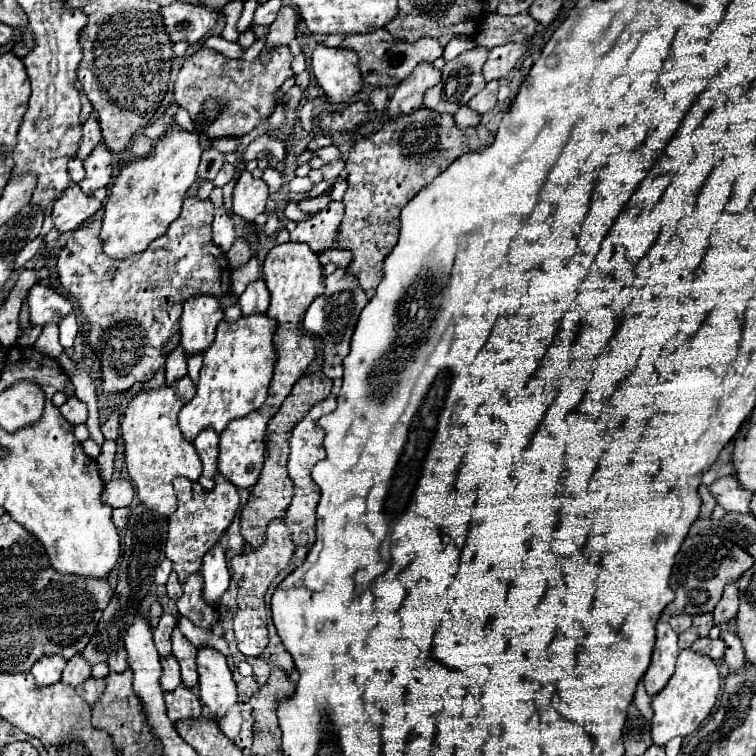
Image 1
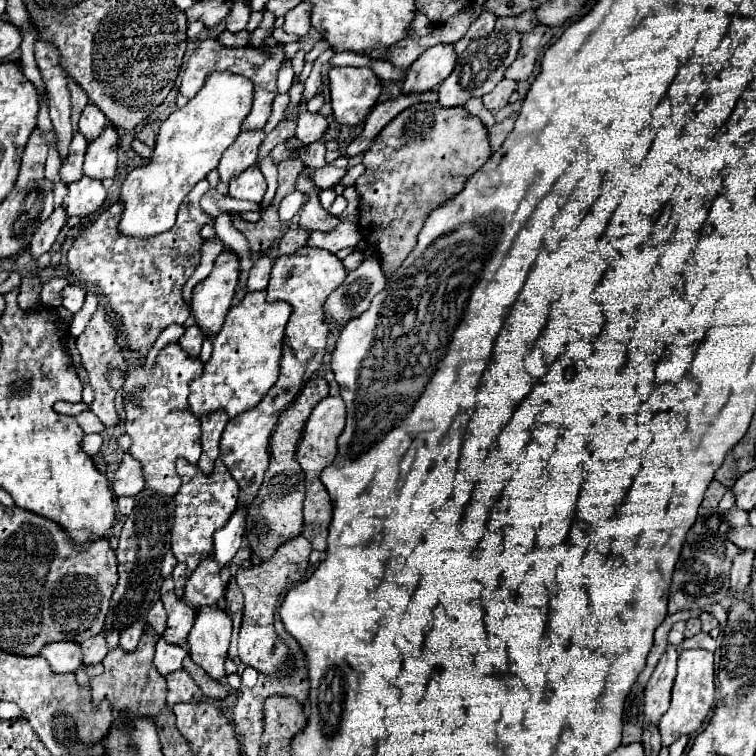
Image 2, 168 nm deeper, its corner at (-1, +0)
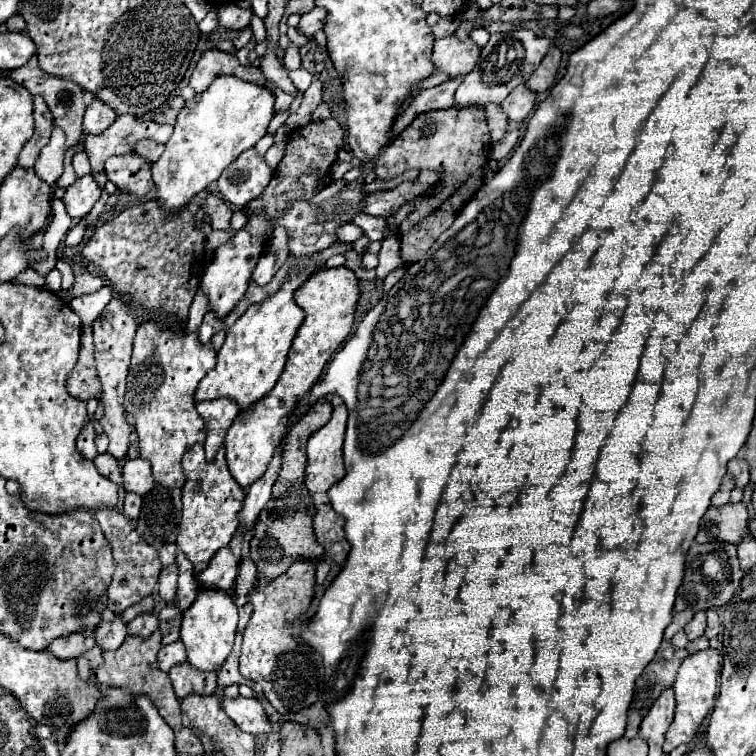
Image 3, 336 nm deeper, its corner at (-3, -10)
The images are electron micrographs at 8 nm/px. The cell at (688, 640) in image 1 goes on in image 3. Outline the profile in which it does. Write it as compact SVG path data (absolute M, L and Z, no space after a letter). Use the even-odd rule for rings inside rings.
M699 611L699 613L695 613L693 619L685 625L685 633L687 633L687 637L693 641L693 639L701 637L703 631L705 631L705 611Z

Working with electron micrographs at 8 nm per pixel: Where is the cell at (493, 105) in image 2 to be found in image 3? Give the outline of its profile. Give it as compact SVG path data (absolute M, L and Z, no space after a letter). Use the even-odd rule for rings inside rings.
M519 85L507 95L507 99L501 103L501 107L511 121L521 123L523 119L527 119L531 115L535 101L537 101L537 93L533 89L529 89L527 85Z

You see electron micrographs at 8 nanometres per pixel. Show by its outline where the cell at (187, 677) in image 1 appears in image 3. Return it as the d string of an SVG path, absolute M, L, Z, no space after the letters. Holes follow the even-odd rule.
M235 697L235 699L223 699L223 707L225 713L237 723L237 727L241 727L243 731L261 737L273 731L271 723L267 721L267 715L263 711L263 705L257 697L245 699L245 697Z

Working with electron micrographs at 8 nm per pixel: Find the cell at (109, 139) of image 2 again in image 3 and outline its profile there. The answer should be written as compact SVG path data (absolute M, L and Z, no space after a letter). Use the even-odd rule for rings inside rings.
M119 115L113 125L103 133L85 135L85 151L91 161L91 169L103 169L105 161L113 155L127 155L139 139L153 139L167 143L171 137L171 125L159 125L155 121L141 121L135 115Z

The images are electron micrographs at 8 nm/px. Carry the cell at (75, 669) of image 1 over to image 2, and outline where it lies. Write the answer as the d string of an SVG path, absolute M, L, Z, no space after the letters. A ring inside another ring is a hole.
M97 635L91 637L89 641L81 643L81 651L83 651L83 665L97 665L103 661L103 657L107 655L107 643L105 637Z

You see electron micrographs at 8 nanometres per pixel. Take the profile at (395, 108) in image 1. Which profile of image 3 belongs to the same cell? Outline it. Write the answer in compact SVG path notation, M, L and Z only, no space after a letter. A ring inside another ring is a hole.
M455 35L435 39L433 57L437 71L447 71L449 77L465 77L479 61L481 47L473 39L457 39Z

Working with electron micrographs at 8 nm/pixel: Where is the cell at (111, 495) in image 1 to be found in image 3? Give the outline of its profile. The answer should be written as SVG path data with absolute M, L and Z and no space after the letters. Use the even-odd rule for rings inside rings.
M127 459L123 465L123 479L125 479L125 491L145 495L155 485L151 475L151 465L145 459Z

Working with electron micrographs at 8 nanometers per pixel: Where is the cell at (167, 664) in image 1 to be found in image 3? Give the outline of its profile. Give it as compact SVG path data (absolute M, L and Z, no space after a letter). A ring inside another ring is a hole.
M175 641L175 643L163 645L161 651L159 651L159 669L167 673L175 663L183 663L185 659L187 657L185 657L183 641Z

